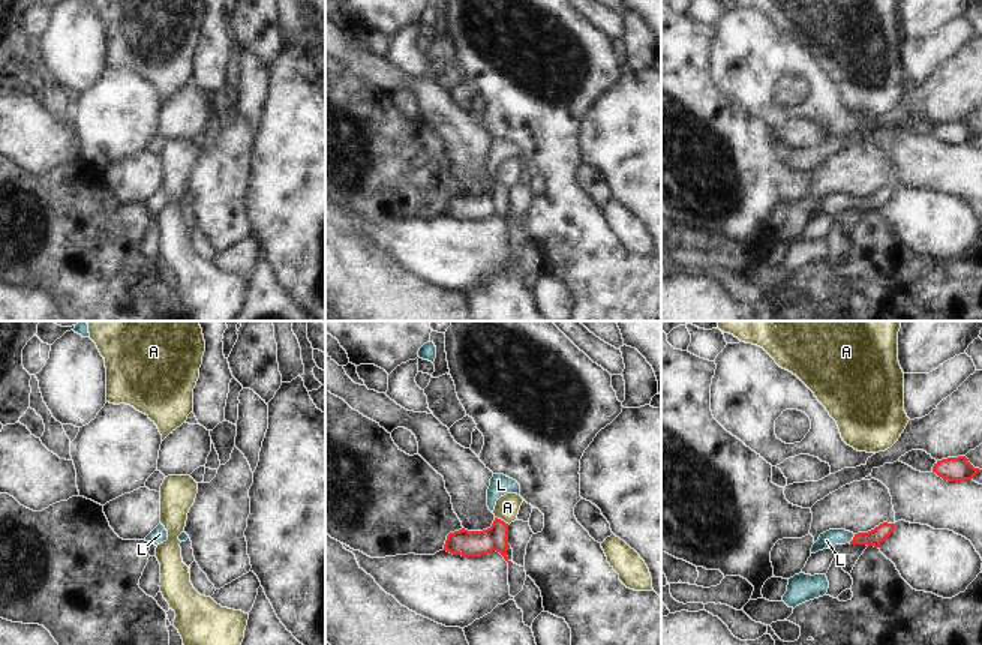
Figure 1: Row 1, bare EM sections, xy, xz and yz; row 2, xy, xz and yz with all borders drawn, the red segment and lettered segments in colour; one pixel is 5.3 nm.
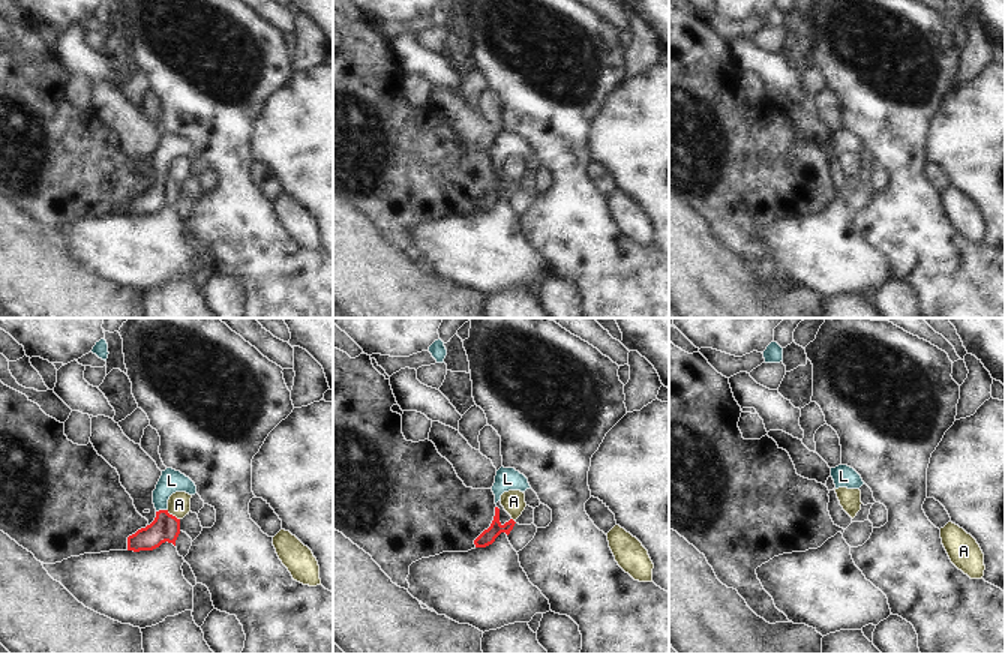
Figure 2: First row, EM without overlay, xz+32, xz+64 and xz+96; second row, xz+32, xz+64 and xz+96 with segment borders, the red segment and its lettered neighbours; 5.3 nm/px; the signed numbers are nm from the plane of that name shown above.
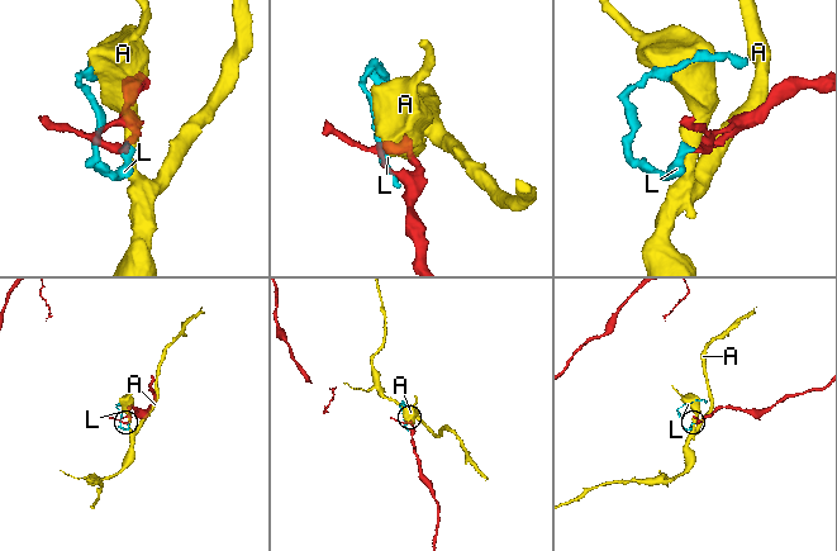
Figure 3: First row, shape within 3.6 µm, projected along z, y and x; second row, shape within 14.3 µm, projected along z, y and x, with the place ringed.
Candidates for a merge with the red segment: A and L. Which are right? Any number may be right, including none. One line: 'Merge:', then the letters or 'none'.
Merge: L

